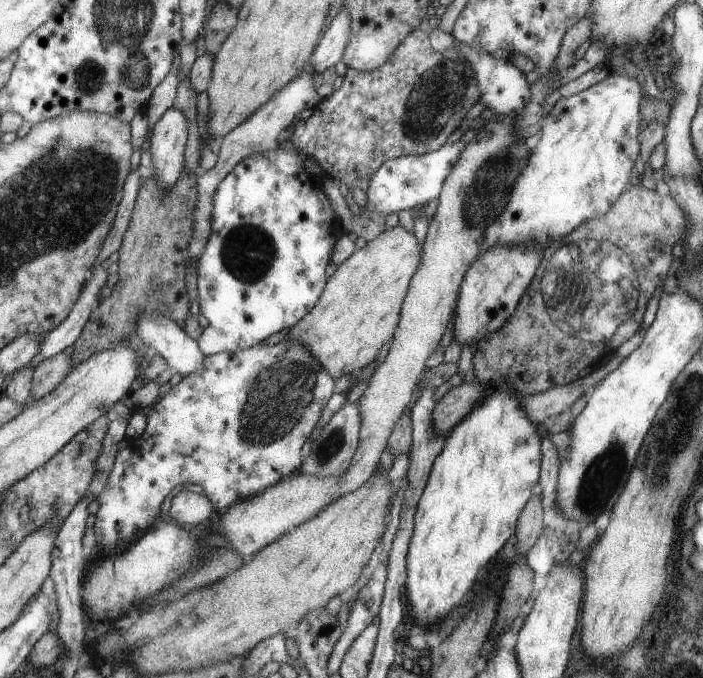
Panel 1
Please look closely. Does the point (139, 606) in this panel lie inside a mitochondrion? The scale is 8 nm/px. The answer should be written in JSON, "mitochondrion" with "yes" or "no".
{"mitochondrion":"no"}

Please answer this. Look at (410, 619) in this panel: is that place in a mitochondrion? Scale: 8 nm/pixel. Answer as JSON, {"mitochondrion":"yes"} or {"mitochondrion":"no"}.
{"mitochondrion":"no"}

